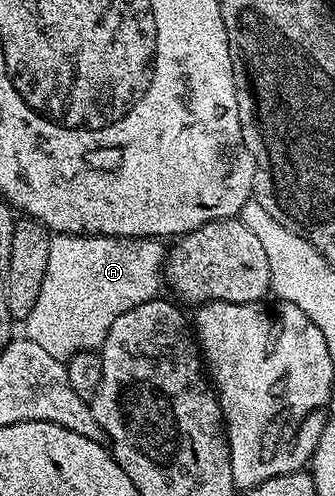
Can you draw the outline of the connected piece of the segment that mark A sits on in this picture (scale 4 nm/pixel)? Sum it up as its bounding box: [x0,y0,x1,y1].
[26,235,166,361]

